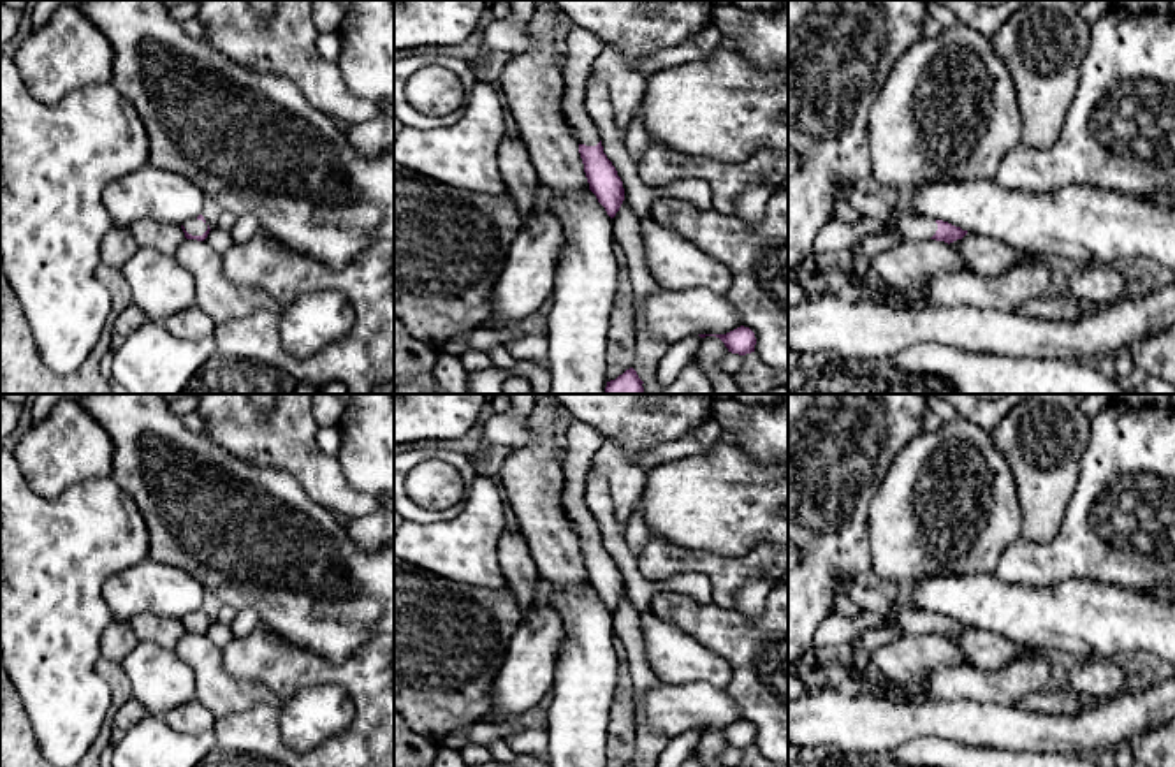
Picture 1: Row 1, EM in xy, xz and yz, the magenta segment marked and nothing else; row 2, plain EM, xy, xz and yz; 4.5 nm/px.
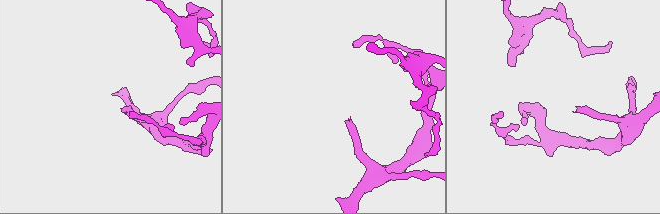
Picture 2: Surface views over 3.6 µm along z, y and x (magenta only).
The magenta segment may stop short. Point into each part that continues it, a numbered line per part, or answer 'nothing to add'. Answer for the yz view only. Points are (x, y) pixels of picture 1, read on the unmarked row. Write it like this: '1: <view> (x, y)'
1: yz (913, 621)

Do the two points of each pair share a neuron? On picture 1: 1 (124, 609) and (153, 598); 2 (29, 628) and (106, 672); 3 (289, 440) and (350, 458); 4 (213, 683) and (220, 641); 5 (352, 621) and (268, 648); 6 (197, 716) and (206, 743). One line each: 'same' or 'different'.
1: same
2: different
3: different
4: different
5: different
6: different

